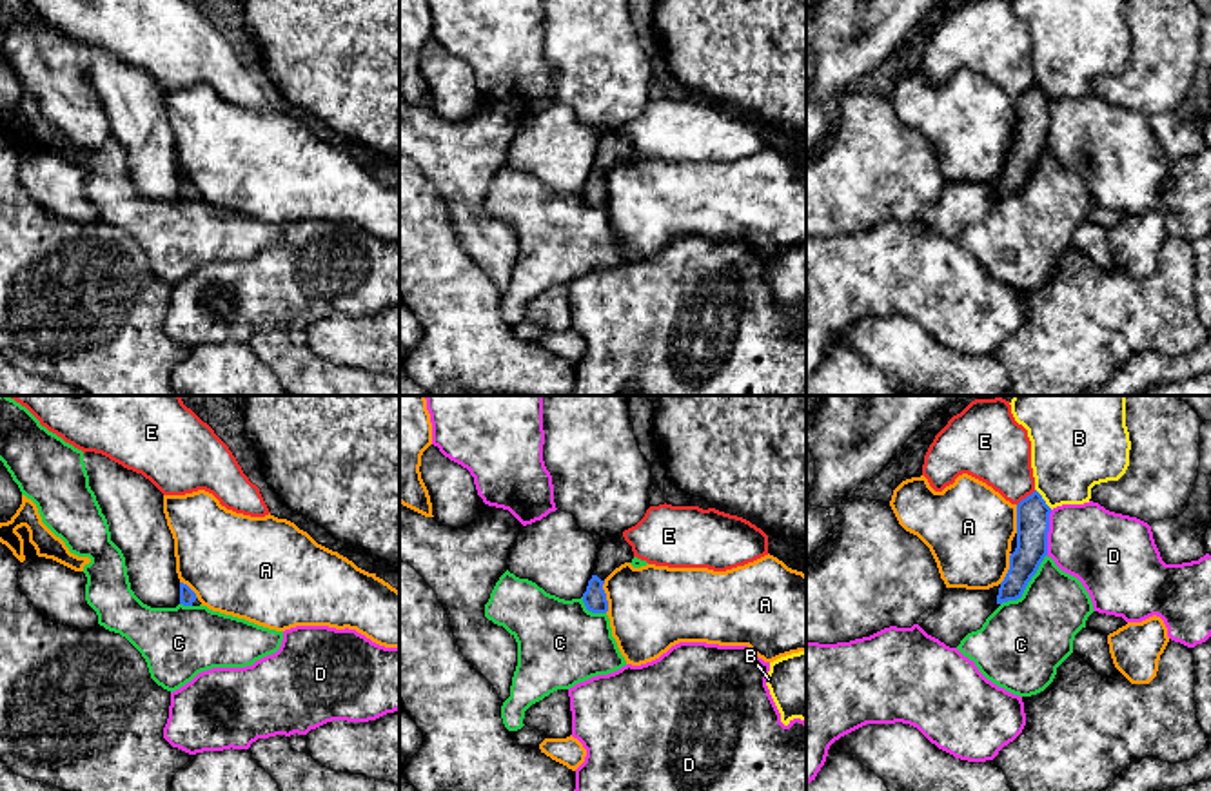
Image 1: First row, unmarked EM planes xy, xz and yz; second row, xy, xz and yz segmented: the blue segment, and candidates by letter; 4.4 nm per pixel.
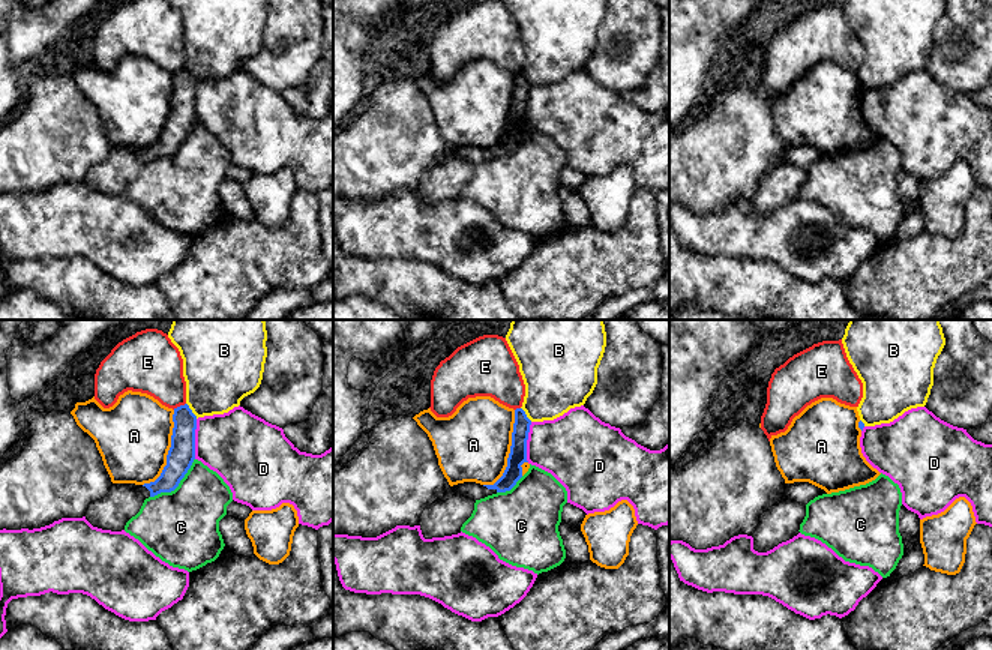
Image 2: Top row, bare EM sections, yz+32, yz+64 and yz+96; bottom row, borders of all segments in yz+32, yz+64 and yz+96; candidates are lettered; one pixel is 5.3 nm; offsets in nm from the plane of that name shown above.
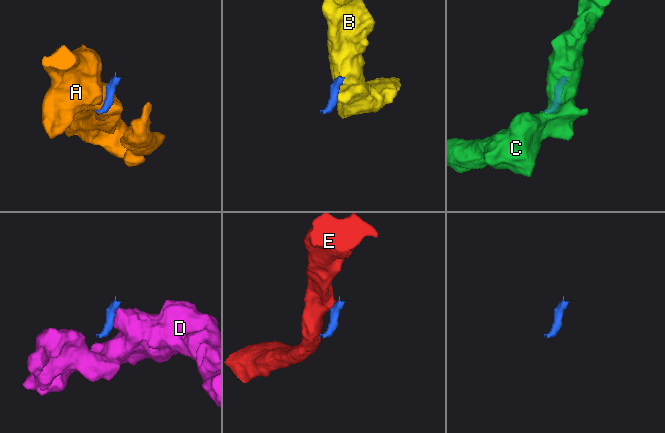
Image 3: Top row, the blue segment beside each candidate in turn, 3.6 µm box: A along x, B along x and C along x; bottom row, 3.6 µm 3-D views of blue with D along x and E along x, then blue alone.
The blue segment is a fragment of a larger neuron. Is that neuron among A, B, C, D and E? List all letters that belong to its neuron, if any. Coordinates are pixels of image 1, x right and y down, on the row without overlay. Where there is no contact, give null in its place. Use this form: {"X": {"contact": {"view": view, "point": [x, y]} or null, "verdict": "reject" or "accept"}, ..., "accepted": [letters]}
{"A": {"contact": {"view": "xz", "point": [605, 191]}, "verdict": "reject"}, "B": {"contact": {"view": "yz", "point": [1043, 93]}, "verdict": "reject"}, "C": {"contact": {"view": "yz", "point": [1026, 178]}, "verdict": "reject"}, "D": {"contact": {"view": "yz", "point": [1048, 124]}, "verdict": "reject"}, "E": {"contact": {"view": "yz", "point": [1028, 89]}, "verdict": "reject"}, "accepted": []}

